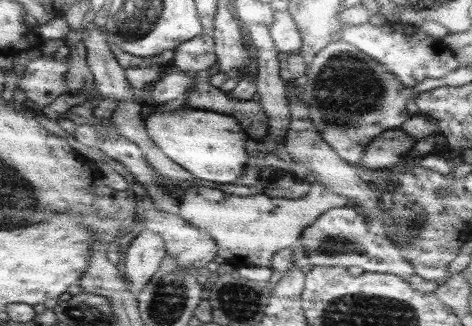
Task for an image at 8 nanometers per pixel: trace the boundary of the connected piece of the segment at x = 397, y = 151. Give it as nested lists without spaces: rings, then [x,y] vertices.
[[[400,128],[384,130],[365,145],[365,152],[357,167],[374,171],[381,168],[395,169],[402,161],[399,158],[407,156],[416,141]]]

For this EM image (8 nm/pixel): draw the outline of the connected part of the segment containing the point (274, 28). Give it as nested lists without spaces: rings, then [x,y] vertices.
[[[284,10],[273,12],[273,22],[268,29],[275,51],[283,55],[295,55],[301,46],[299,31],[291,18],[291,14]]]

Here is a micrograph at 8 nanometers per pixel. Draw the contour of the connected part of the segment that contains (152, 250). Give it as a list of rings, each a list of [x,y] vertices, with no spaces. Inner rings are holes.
[[[145,229],[131,238],[124,254],[122,261],[125,280],[131,284],[131,288],[135,288],[135,292],[147,284],[166,255],[161,236]]]

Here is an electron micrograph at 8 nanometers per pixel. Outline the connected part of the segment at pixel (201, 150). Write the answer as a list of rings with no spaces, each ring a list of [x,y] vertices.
[[[201,109],[146,112],[145,132],[151,142],[175,164],[181,164],[192,178],[210,180],[217,184],[233,184],[247,167],[245,131],[236,118]]]

